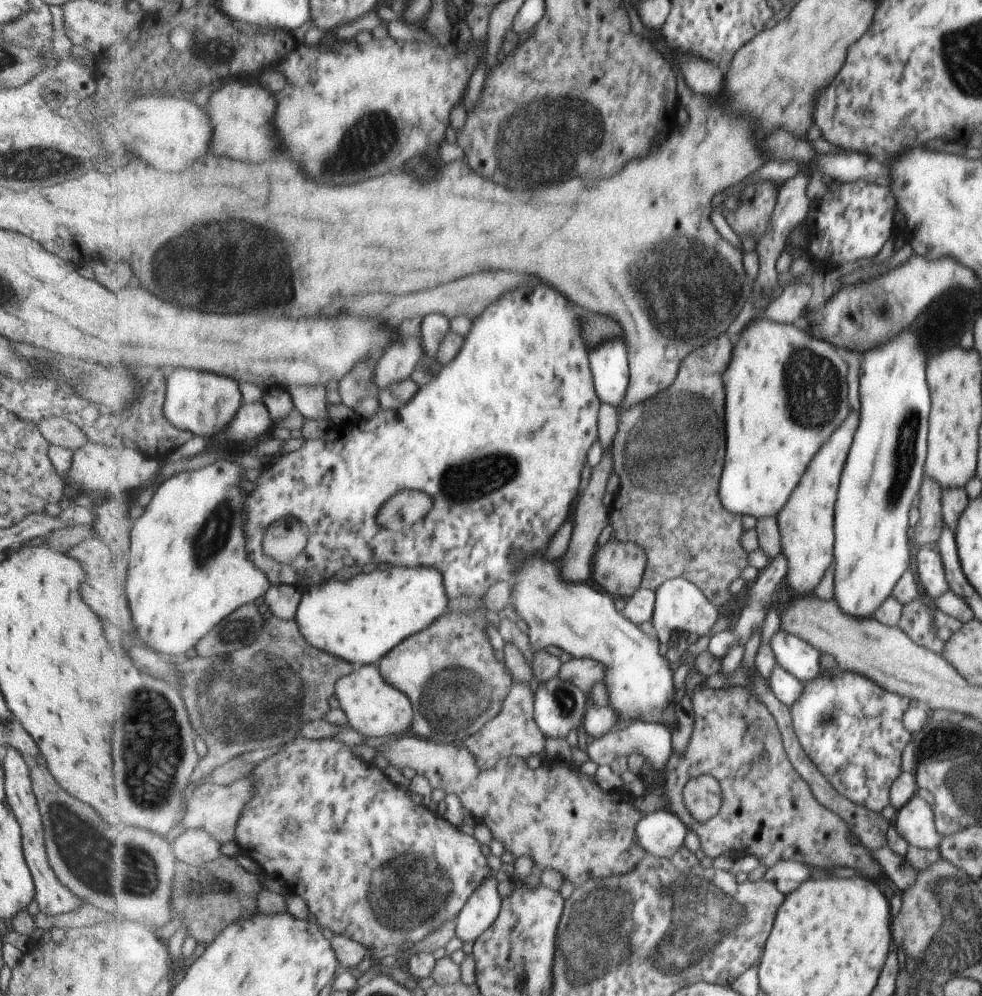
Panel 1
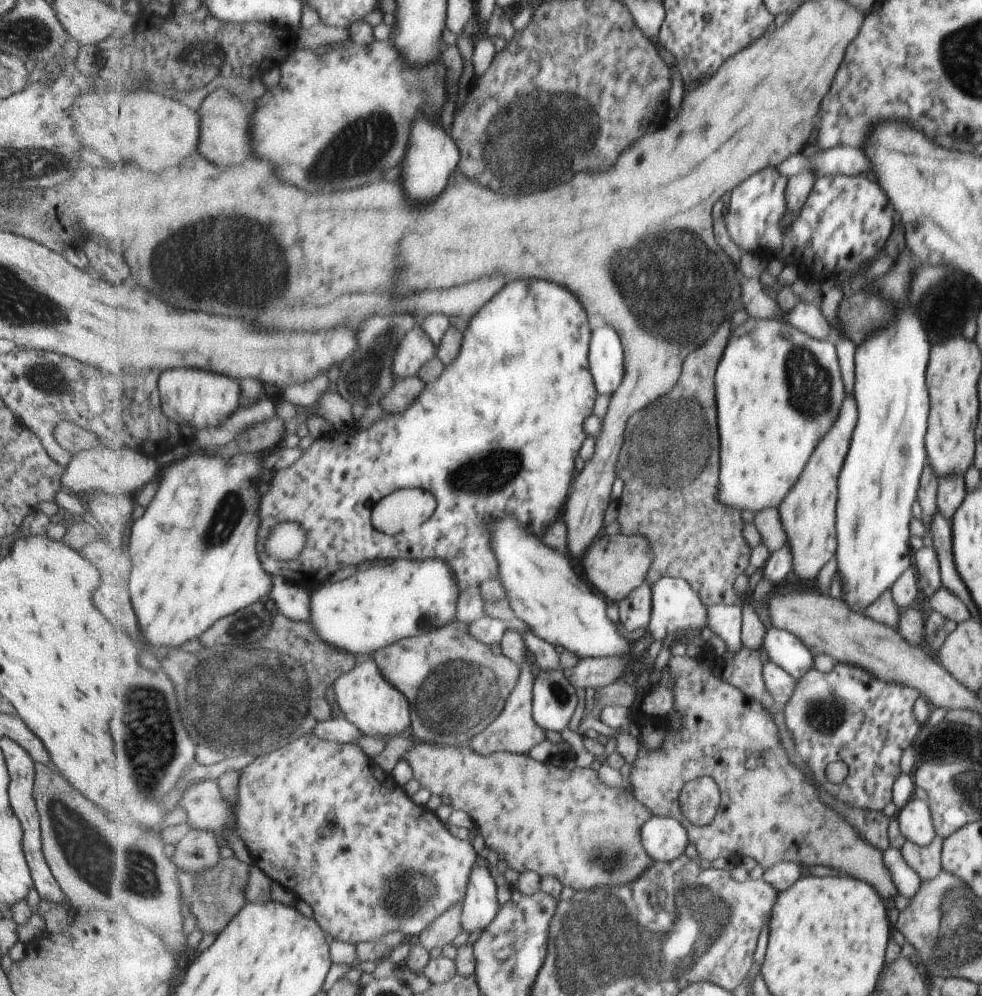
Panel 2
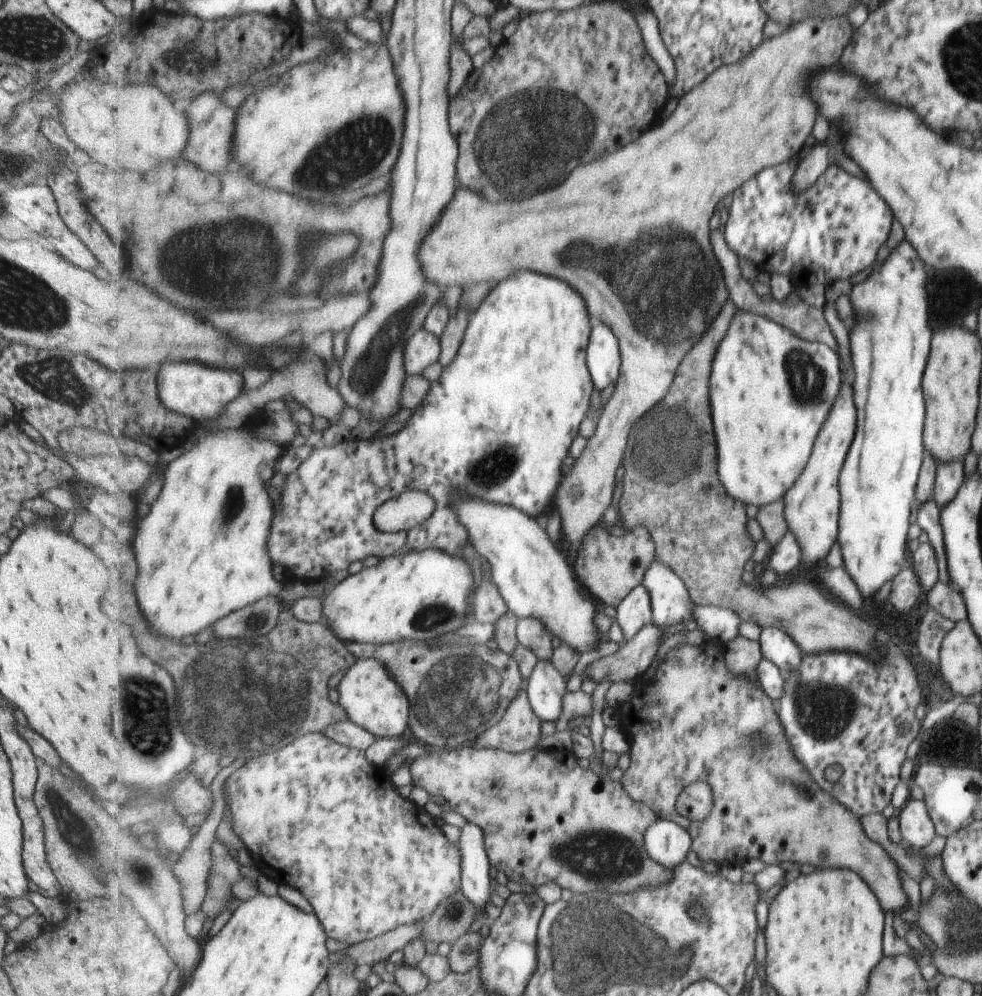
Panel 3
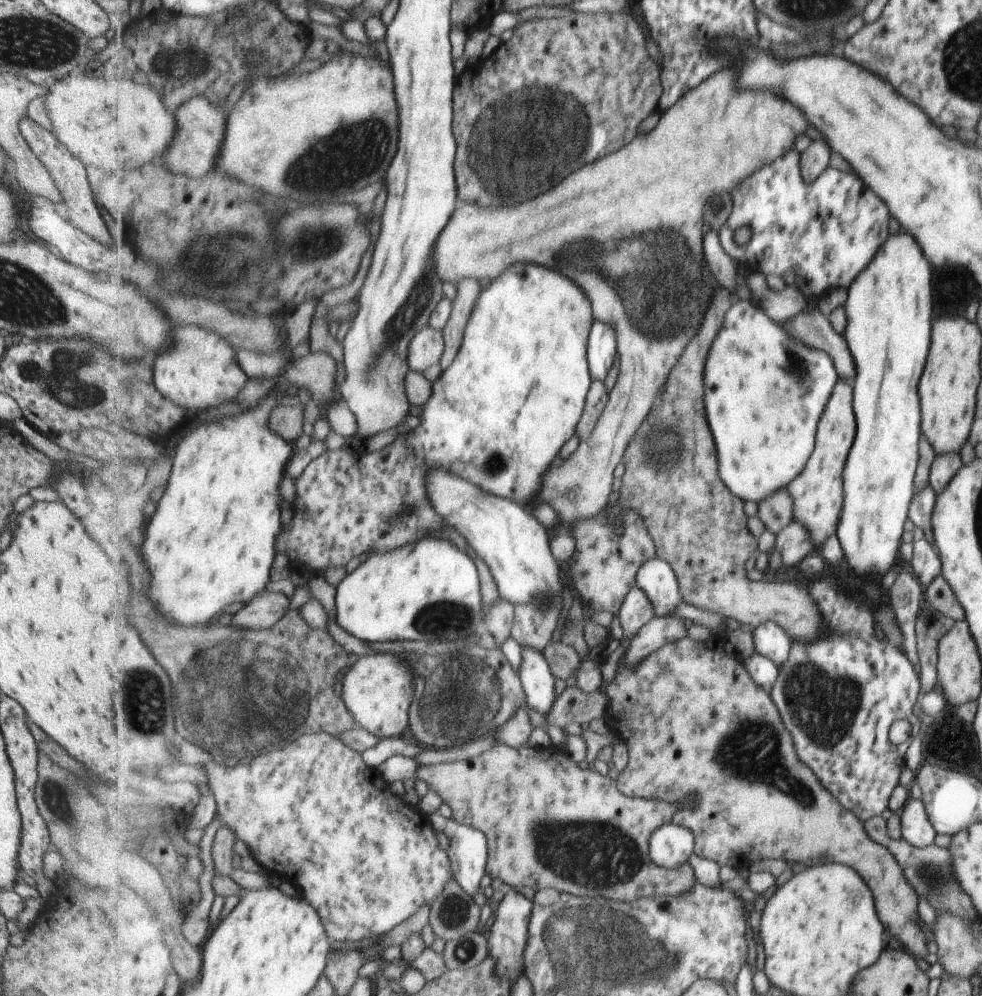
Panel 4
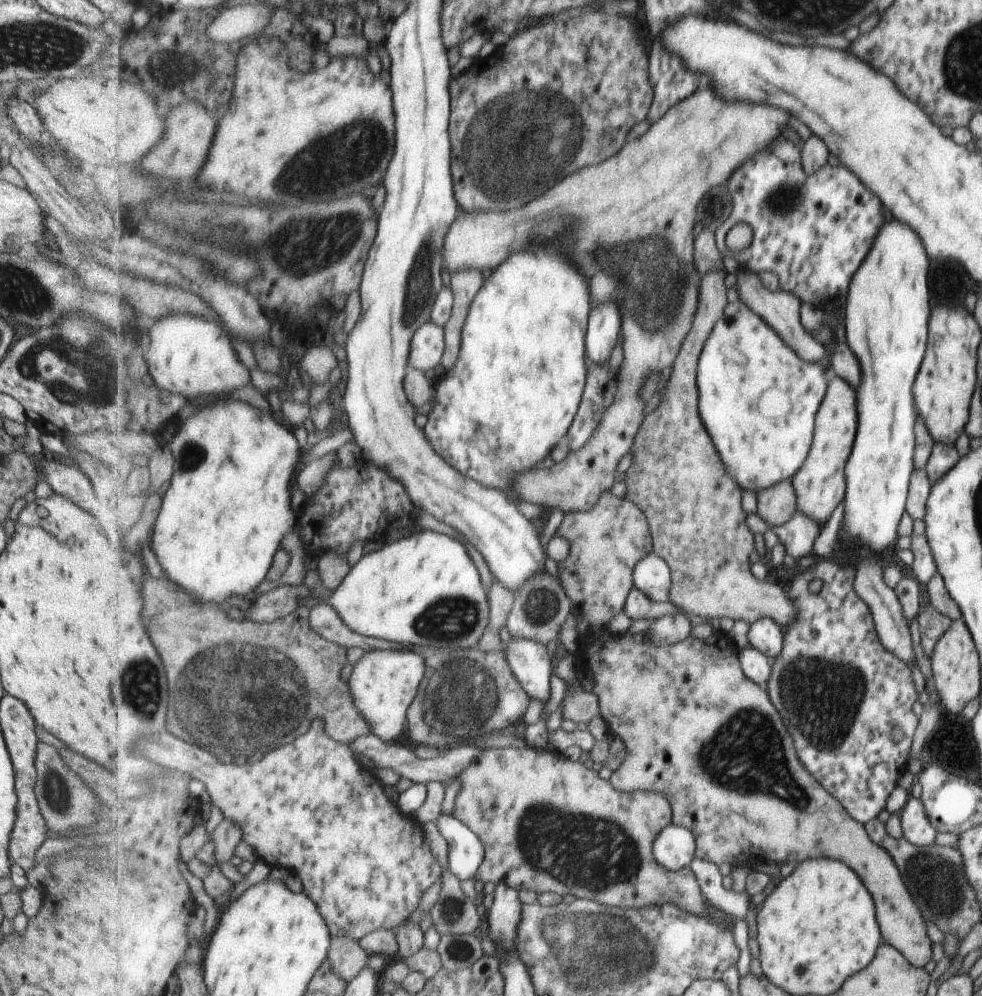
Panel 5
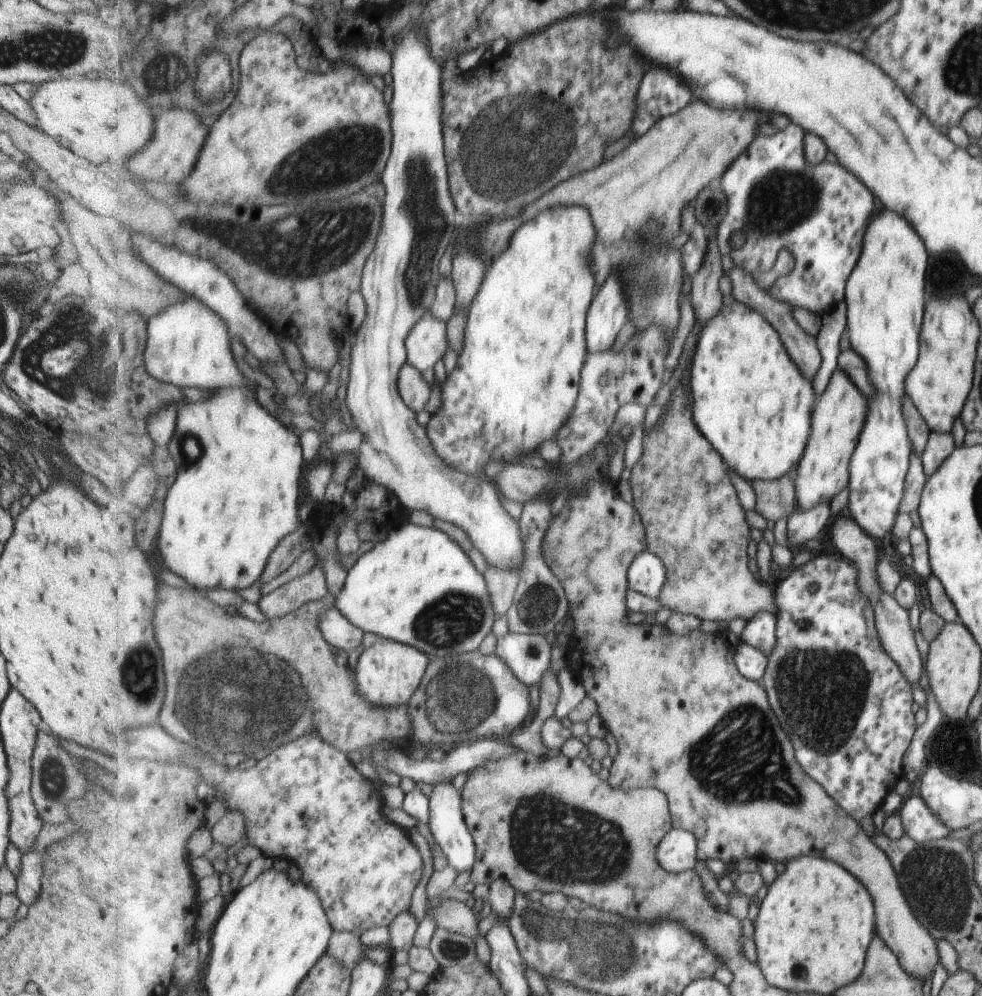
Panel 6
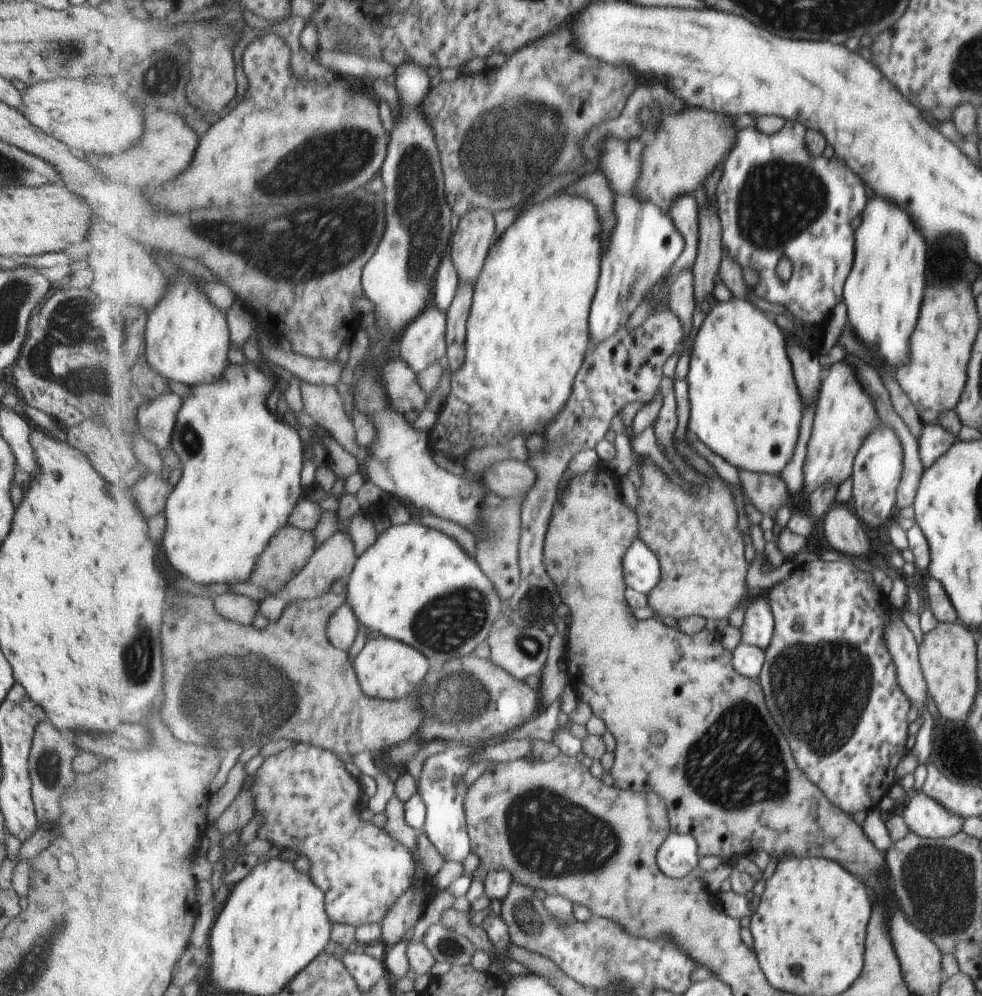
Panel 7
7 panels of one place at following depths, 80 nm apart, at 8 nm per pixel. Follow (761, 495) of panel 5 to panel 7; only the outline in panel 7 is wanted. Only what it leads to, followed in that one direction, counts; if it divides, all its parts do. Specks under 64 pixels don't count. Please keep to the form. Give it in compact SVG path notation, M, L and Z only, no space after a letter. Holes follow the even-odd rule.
M741 469L739 476L746 497L766 516L778 514L782 504L789 505L788 487L779 475Z

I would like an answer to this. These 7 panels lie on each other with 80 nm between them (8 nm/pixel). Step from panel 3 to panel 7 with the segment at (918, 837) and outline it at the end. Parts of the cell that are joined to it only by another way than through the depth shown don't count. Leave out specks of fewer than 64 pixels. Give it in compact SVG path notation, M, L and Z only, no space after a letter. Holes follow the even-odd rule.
M922 790L911 800L905 800L903 817L910 831L927 839L949 839L962 830L962 824L965 821L961 816L940 805L938 801L927 797Z

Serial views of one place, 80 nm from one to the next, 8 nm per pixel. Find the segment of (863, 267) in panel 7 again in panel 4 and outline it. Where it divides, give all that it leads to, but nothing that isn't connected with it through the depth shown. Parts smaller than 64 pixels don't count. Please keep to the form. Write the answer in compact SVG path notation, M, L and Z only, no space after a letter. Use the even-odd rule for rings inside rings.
M898 232L892 234L882 250L878 250L878 258L874 258L874 262L870 262L865 270L862 270L862 278L858 278L858 282L852 282L848 289L848 298L846 298L846 314L848 315L848 326L843 337L846 340L849 352L856 362L856 380L854 380L854 398L853 410L858 410L858 446L854 446L854 454L850 454L850 462L846 462L846 510L842 510L842 526L838 526L838 540L844 551L844 556L848 564L852 566L852 570L856 574L860 574L863 582L874 582L881 580L886 576L898 556L898 548L900 548L900 540L902 540L902 532L904 532L904 518L908 518L908 506L913 502L914 498L914 472L916 466L920 465L918 458L918 442L920 442L920 398L918 394L918 380L930 350L930 318L932 318L932 302L930 302L930 280L932 280L932 270L928 260L924 258L920 246L916 244L916 240L908 234L908 232Z

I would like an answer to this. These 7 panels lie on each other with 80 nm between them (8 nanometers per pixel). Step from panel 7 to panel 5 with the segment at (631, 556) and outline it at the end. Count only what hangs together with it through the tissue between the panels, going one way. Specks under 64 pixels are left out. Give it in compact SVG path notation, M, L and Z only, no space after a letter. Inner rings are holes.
M655 553L644 558L636 569L635 582L654 601L672 604L674 572L666 559Z

